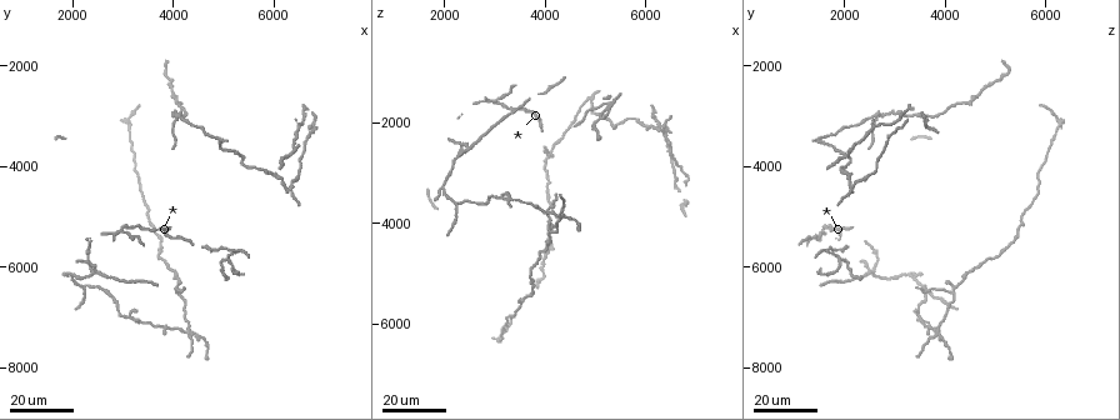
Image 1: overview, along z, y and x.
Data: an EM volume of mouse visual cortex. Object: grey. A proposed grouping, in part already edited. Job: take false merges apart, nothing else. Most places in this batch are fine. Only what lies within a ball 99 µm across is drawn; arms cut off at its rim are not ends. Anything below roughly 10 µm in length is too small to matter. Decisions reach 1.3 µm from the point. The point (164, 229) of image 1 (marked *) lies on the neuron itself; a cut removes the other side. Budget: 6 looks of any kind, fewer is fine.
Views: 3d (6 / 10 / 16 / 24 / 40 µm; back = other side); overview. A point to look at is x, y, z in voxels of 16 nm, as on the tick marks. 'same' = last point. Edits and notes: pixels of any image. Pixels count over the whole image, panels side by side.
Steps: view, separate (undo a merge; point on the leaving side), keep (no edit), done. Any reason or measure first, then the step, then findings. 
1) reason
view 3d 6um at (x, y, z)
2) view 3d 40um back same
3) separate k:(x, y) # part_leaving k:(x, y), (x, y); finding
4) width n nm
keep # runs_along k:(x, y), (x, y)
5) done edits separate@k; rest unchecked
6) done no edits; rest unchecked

arms part here
view 3d 24um at (2400, 6150, 2550)

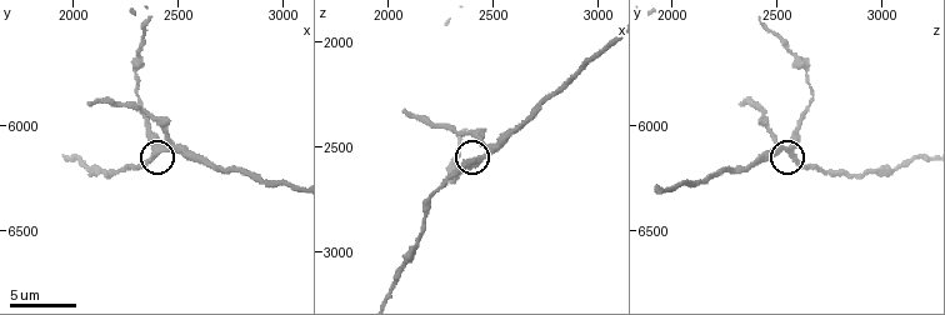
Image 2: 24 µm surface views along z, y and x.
view 3d 10um at (2420, 6110, 2570)

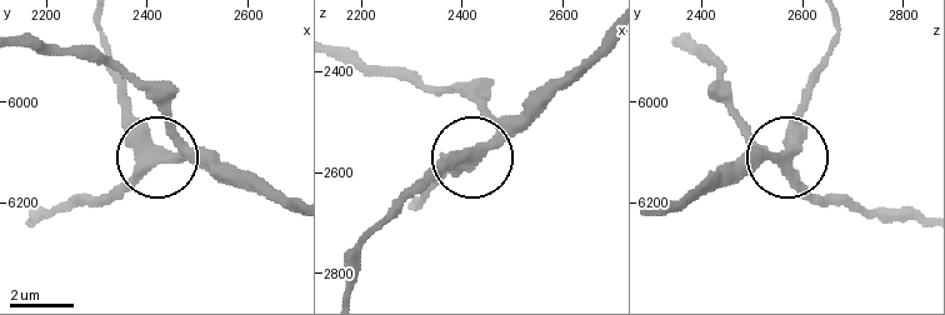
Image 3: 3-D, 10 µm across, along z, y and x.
keep # all the same neuron

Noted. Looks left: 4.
looks like a crossing
view 3d 16um at (4350, 7250, 3850)

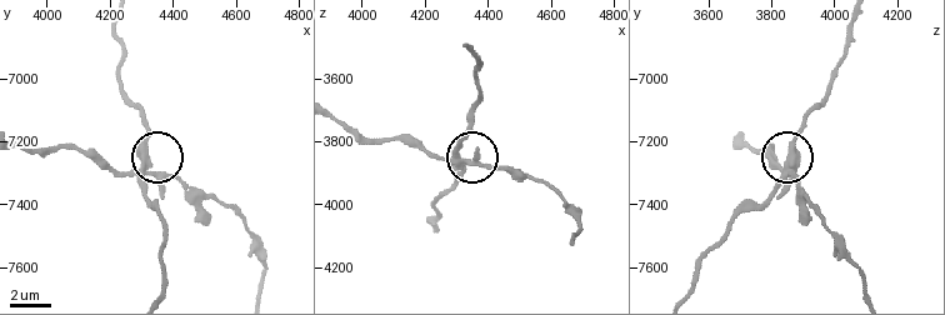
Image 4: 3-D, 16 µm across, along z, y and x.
view 3d 6um at (4330, 7270, 3870)

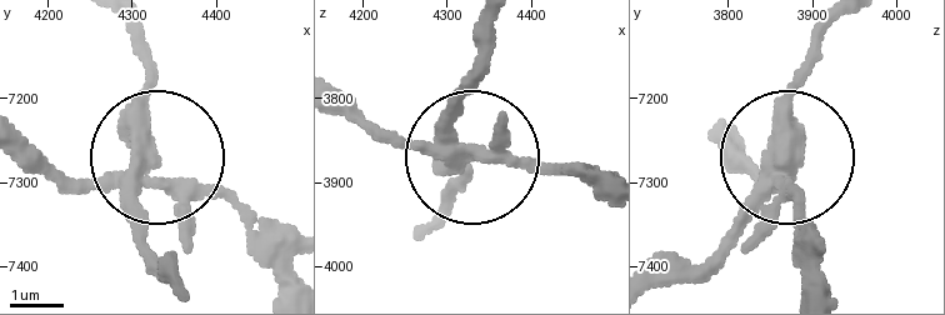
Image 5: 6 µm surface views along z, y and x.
width 360 nm
separate 5:(134, 213) # a second neuron is stuck on

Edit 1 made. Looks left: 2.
done edits separate@5; rest unchecked

